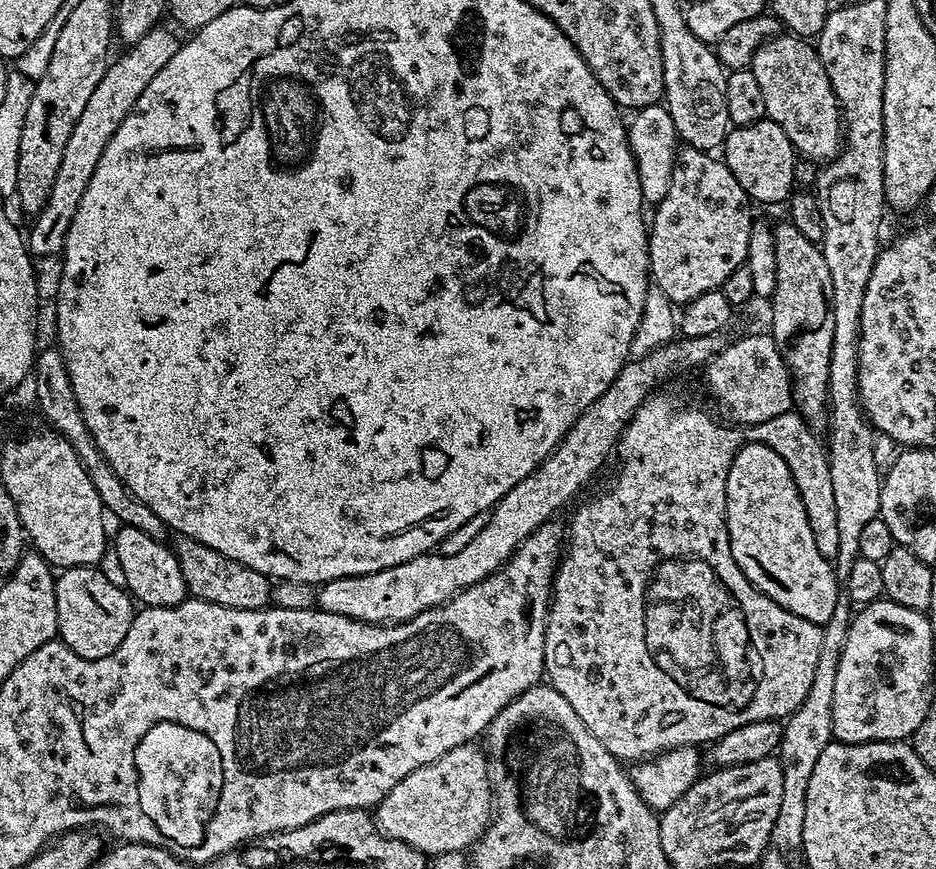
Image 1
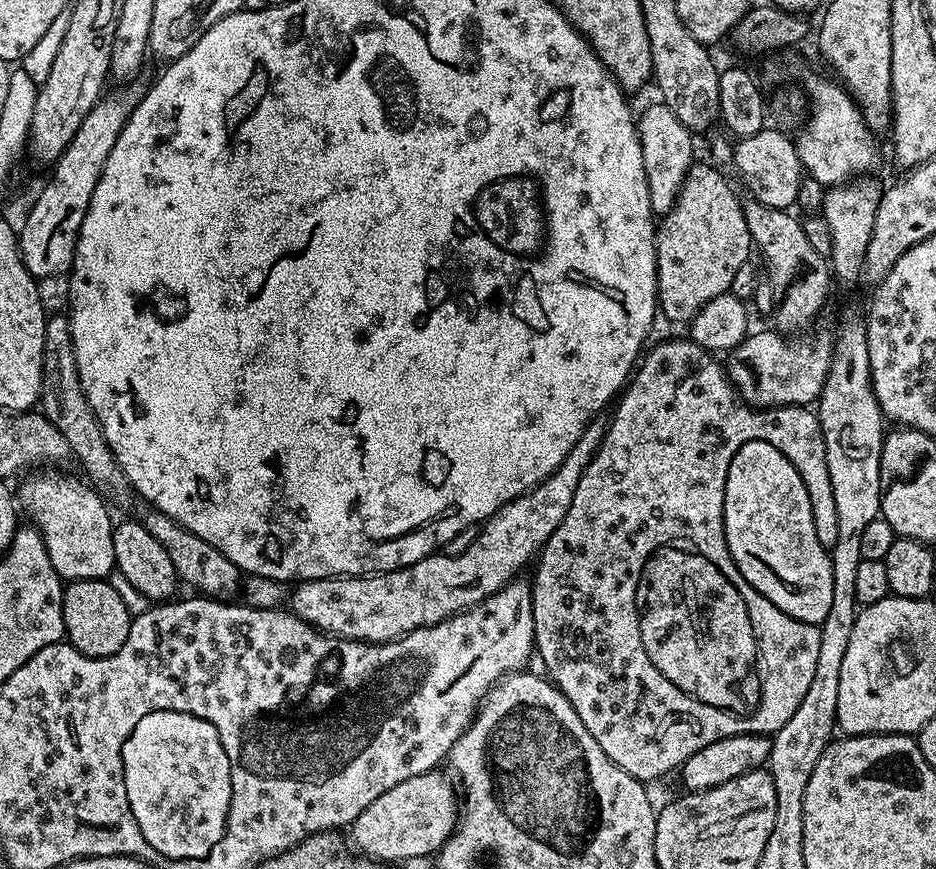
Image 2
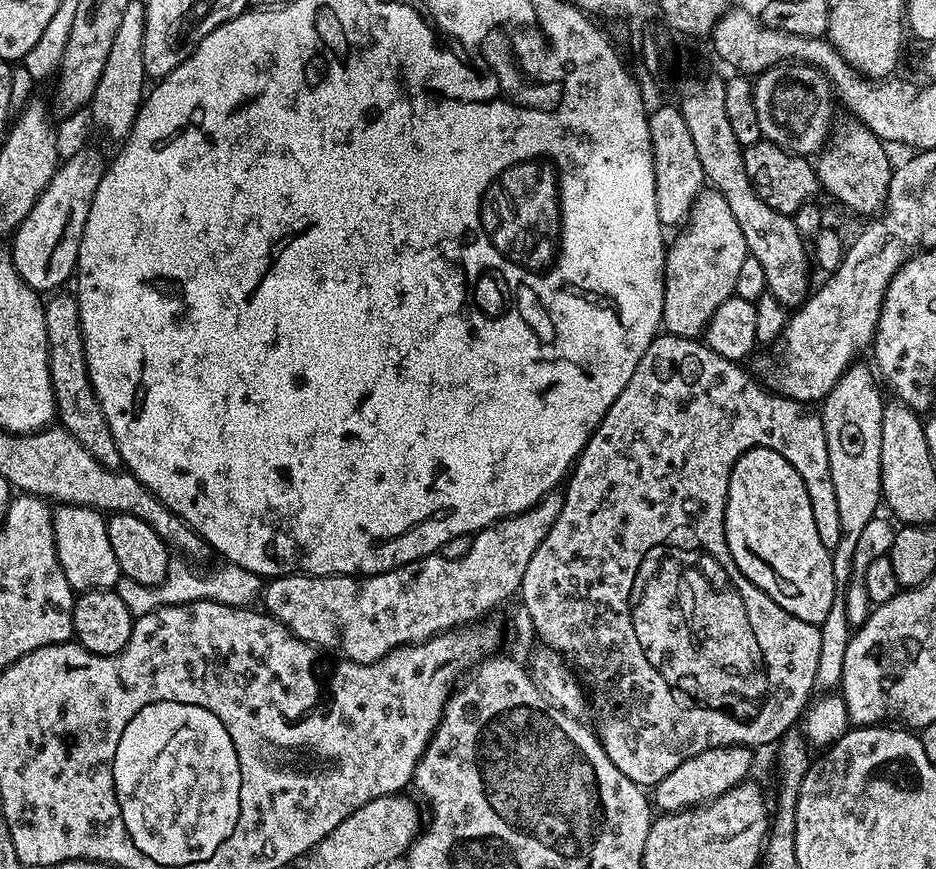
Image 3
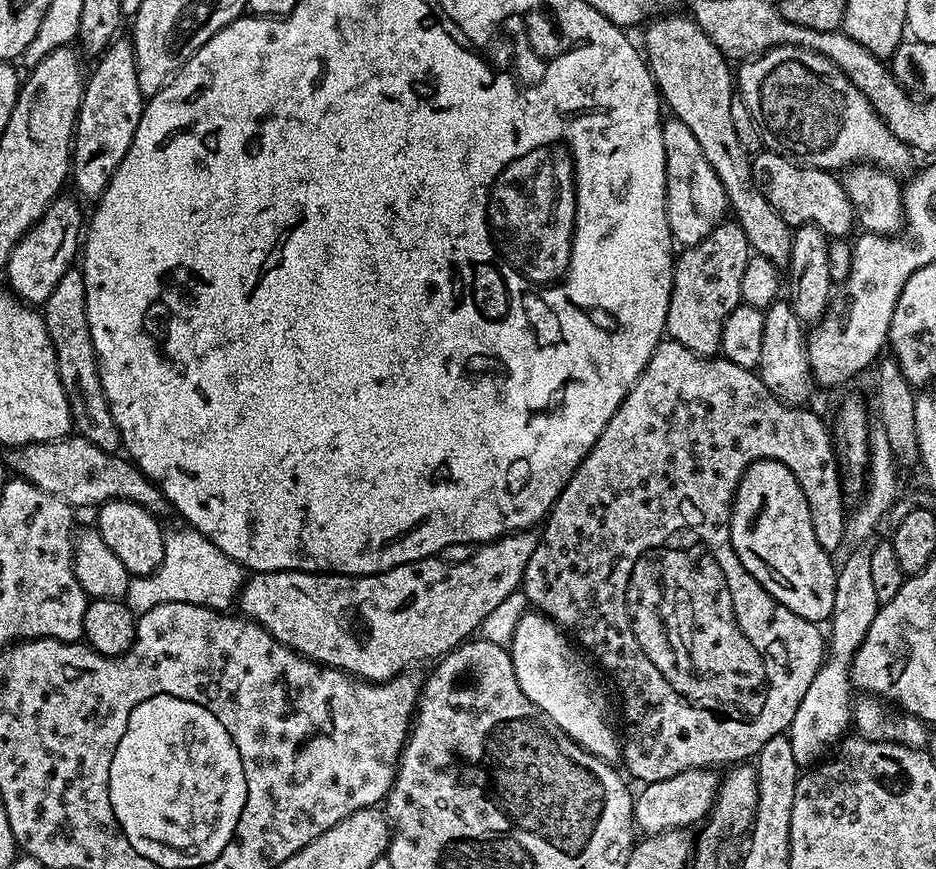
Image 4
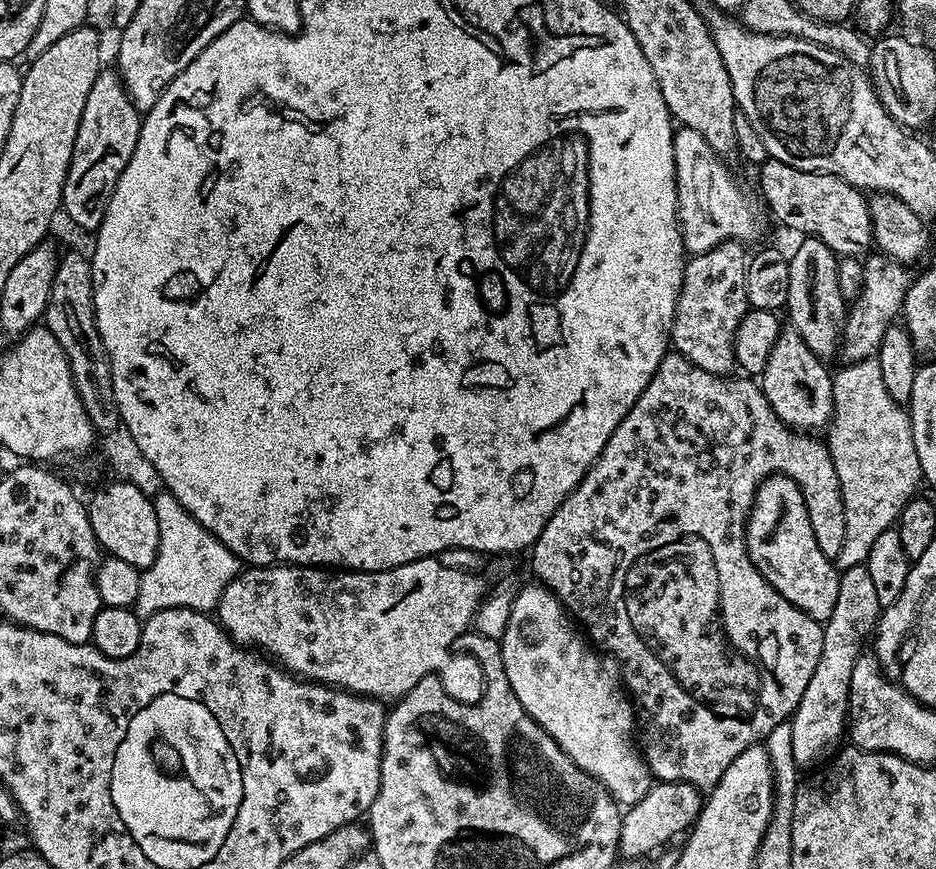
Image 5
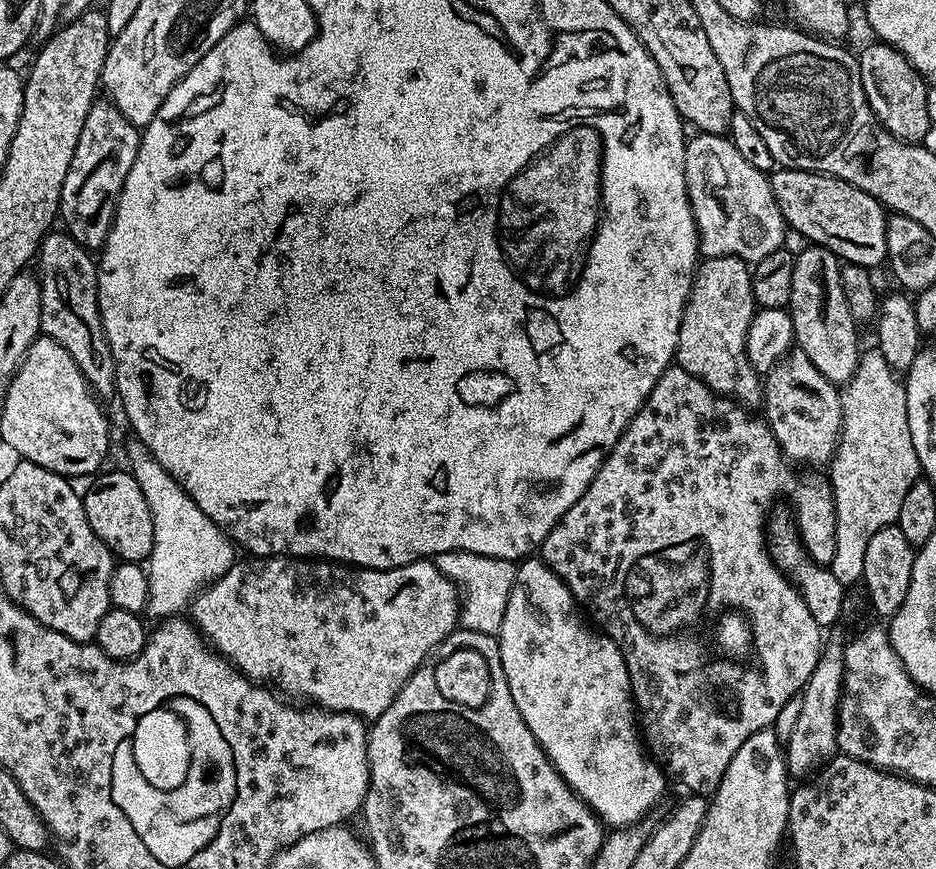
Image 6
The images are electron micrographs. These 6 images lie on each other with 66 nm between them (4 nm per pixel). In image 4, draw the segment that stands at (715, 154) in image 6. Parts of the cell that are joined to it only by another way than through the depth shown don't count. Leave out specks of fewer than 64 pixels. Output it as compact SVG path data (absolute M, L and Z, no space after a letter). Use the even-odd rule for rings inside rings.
M675 118L665 119L662 126L662 146L666 146L666 218L670 222L673 241L680 246L691 246L702 242L702 238L709 236L717 224L725 219L730 208L726 190L722 182L718 182L718 174L714 174L710 162L706 162L706 154L702 154L702 146L698 146L698 138L690 134L686 122Z

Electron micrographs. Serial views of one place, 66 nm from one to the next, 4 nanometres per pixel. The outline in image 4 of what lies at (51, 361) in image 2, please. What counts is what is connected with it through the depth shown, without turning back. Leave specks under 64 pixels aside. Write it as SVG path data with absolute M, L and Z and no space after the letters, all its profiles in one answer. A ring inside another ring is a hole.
M70 270L62 274L58 286L54 286L54 294L50 294L48 301L42 305L42 315L56 351L58 378L70 406L73 429L79 436L86 438L86 442L94 442L94 446L98 446L103 452L119 453L122 448L120 431L110 414L108 399L102 390L100 367L96 361L94 342L90 338L90 322L86 322L83 271Z

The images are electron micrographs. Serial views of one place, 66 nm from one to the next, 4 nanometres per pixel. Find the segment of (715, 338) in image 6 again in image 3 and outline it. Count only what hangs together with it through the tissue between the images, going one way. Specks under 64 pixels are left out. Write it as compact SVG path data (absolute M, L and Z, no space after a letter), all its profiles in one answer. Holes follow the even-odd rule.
M705 190L692 204L692 212L676 237L671 237L664 253L664 309L662 328L667 335L682 338L703 337L704 327L714 318L714 310L736 295L735 282L741 273L742 262L748 255L746 238L738 226L726 198L718 191Z

